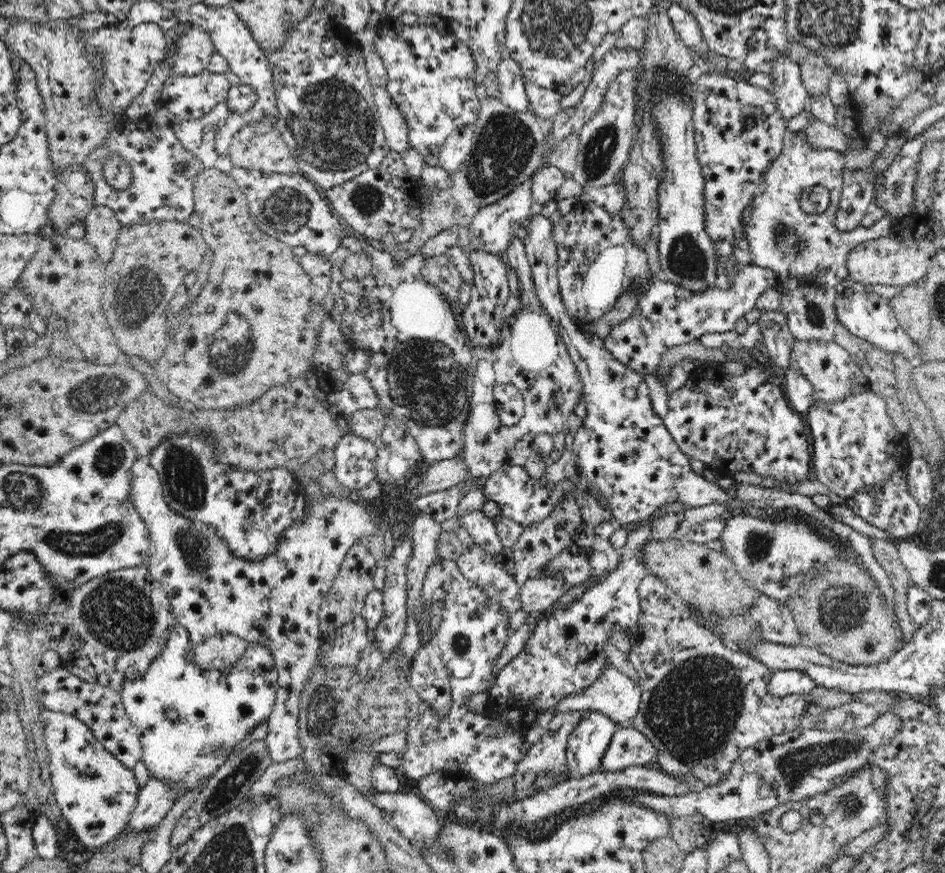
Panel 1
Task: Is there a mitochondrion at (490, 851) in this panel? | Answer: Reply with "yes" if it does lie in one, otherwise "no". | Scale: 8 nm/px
no

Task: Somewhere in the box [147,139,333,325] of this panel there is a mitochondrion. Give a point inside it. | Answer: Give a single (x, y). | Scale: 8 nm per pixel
(277, 214)

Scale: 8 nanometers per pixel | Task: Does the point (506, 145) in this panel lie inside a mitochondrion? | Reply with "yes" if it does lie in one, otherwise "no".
yes

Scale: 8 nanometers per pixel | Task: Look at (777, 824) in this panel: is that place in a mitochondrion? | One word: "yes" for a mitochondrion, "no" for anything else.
no

